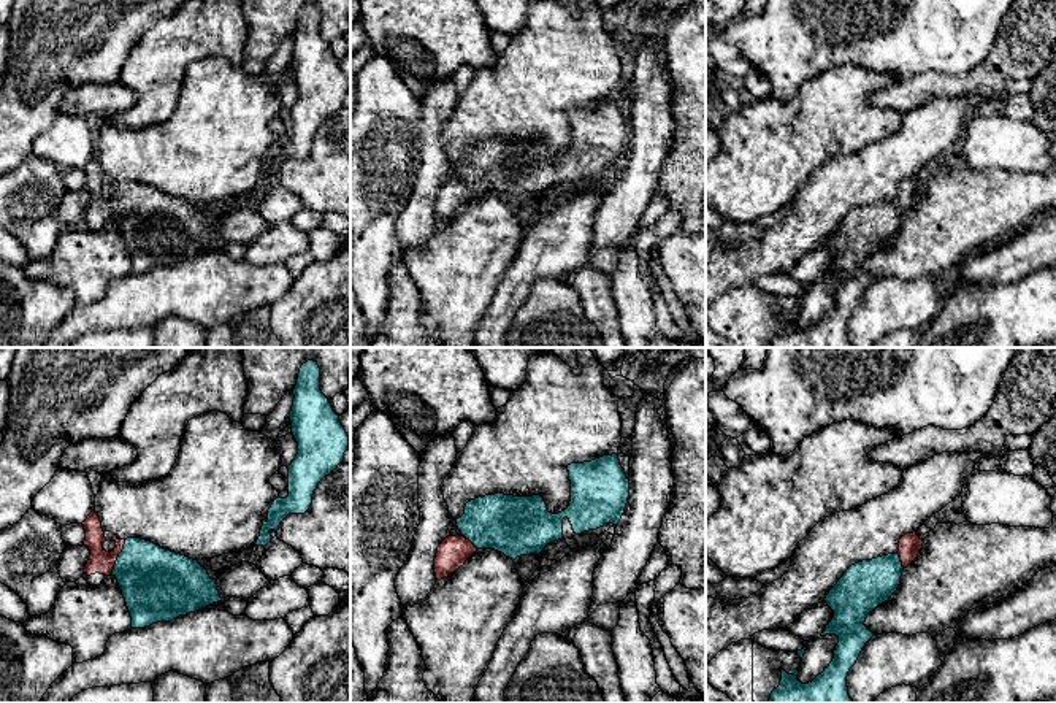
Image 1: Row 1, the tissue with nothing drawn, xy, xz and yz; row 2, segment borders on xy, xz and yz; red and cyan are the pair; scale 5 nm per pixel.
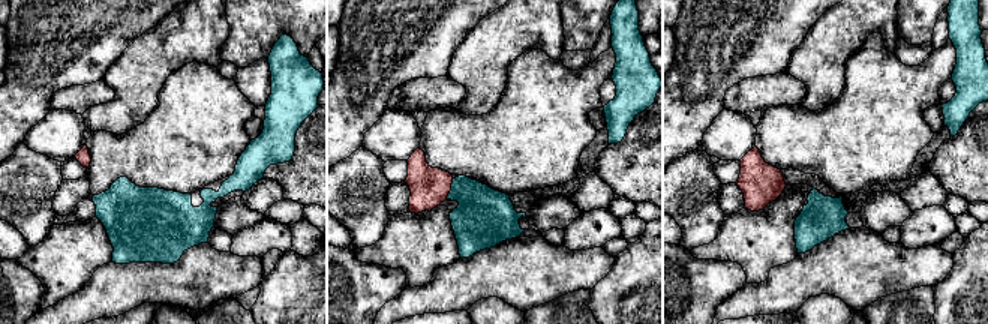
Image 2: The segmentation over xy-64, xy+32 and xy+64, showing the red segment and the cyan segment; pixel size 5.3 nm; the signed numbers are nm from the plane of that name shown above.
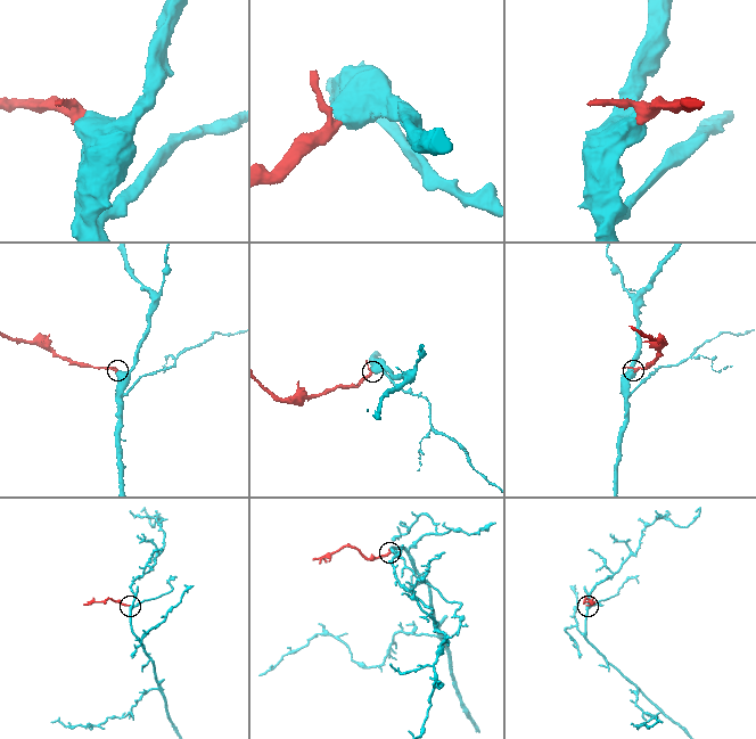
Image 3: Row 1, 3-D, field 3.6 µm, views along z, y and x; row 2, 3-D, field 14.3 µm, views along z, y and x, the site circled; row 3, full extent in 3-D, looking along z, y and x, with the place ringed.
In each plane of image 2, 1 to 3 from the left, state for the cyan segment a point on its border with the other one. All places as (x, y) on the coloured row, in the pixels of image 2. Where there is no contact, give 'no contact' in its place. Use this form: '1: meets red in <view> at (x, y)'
1: no contact
2: meets red in xy+32 at (450, 189)
3: no contact

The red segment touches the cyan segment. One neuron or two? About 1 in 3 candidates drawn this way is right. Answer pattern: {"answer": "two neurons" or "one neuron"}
{"answer": "one neuron"}

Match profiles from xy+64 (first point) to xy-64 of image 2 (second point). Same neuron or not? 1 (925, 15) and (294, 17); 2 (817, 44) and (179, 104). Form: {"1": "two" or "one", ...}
{"1": "one", "2": "two"}

